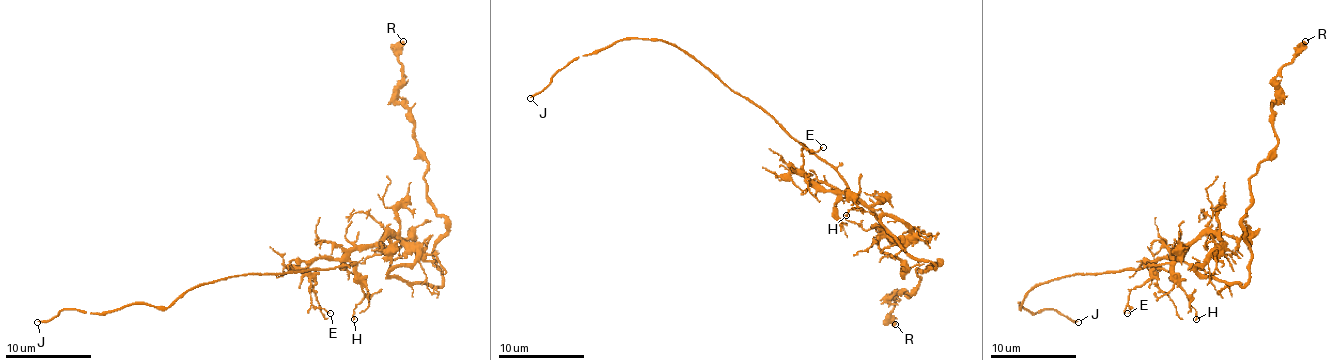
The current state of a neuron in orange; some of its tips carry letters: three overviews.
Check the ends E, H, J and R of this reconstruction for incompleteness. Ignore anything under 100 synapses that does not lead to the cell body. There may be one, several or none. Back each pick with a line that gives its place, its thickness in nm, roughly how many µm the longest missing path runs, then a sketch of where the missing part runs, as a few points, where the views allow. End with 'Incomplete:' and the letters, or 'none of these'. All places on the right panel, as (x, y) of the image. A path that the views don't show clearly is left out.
J: at (1078, 322); 140 nm thick; about 7 µm are missing; missing branch runs (1078, 322), (1093, 322), (1099, 328), (1099, 337), (1093, 343)
Incomplete: J

